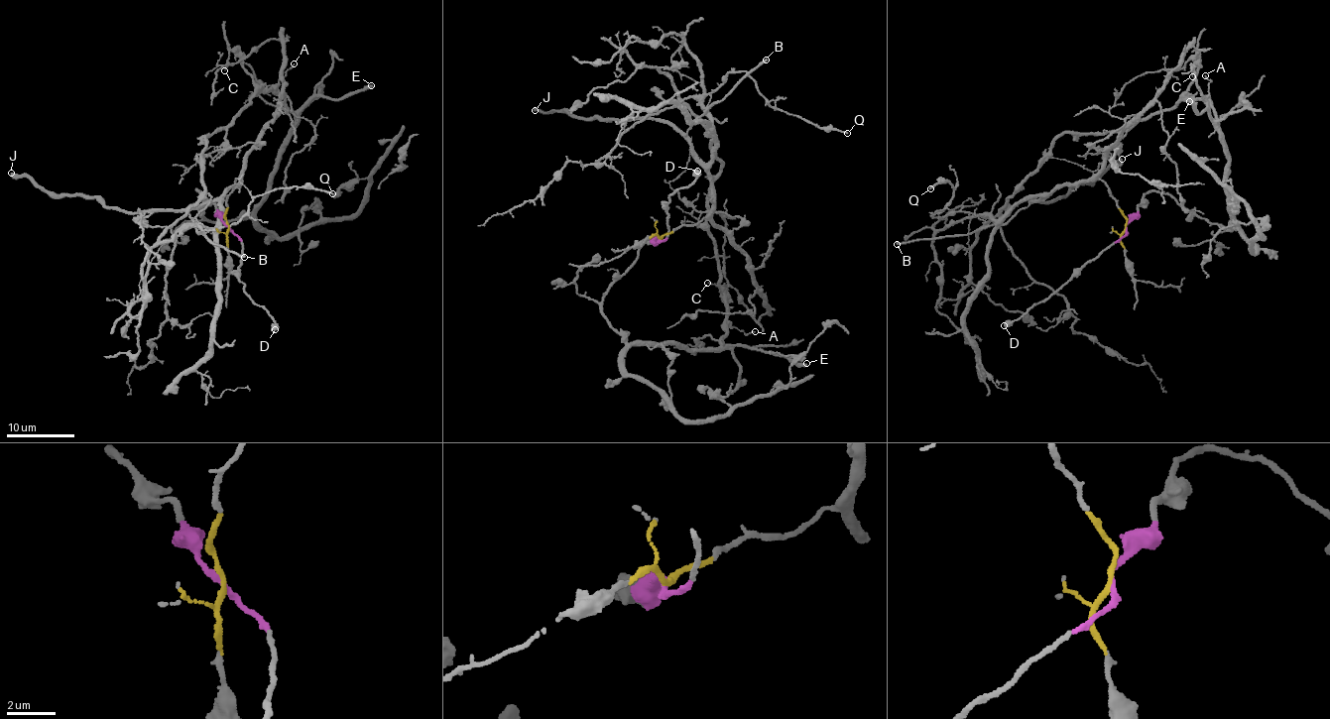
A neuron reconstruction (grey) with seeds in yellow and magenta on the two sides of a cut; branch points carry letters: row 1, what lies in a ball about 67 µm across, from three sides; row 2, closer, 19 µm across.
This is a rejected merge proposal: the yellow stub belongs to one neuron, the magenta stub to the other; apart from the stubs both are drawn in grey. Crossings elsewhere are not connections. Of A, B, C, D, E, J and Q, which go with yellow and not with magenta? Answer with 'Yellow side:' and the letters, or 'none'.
Yellow side: B, J, Q

